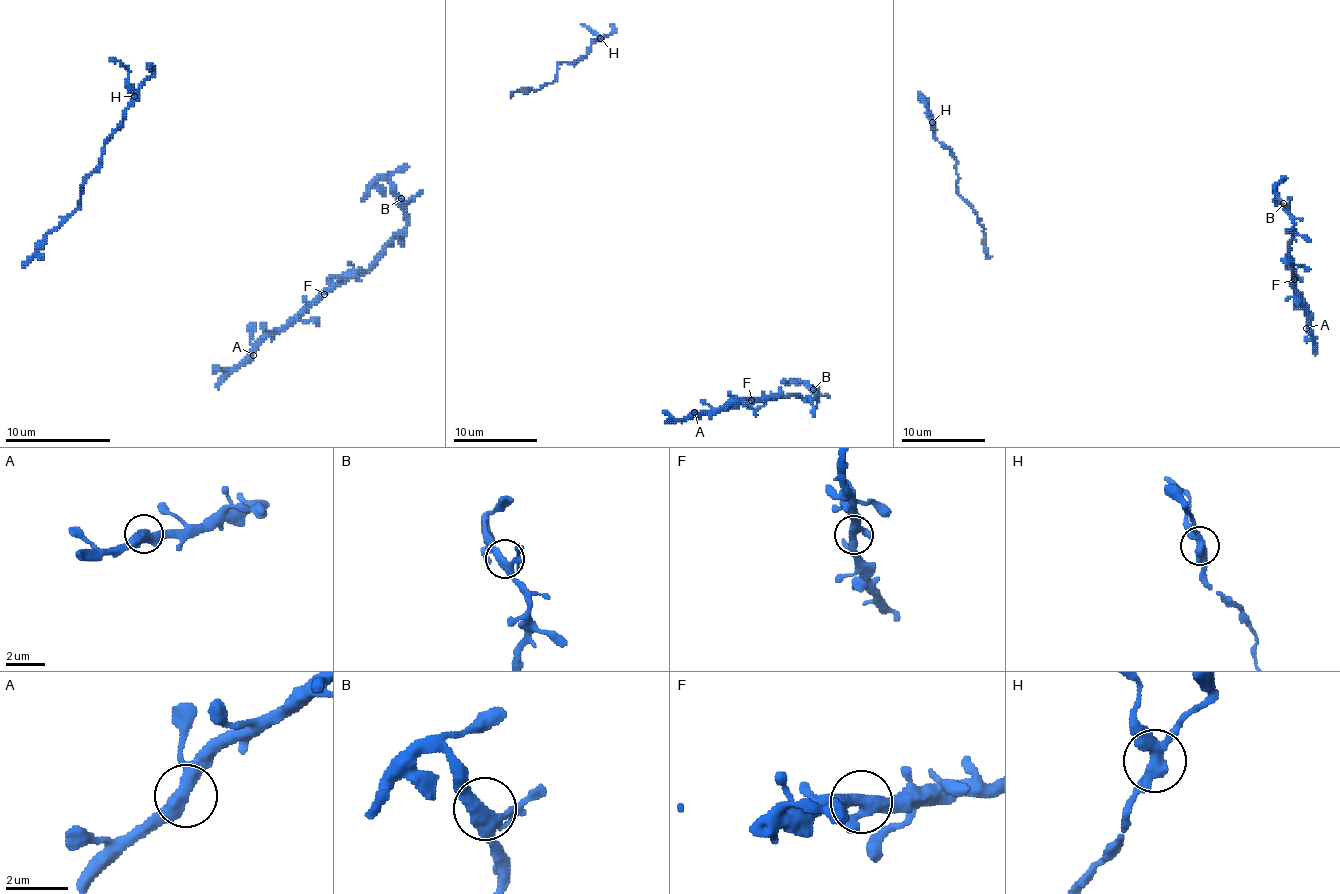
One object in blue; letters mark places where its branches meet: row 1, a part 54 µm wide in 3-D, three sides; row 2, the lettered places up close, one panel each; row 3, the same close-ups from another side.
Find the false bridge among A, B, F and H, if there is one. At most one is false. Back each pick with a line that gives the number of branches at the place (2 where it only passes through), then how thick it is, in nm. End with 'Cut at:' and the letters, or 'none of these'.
H: branches 3; calibre 360 nm
Cut at: H

